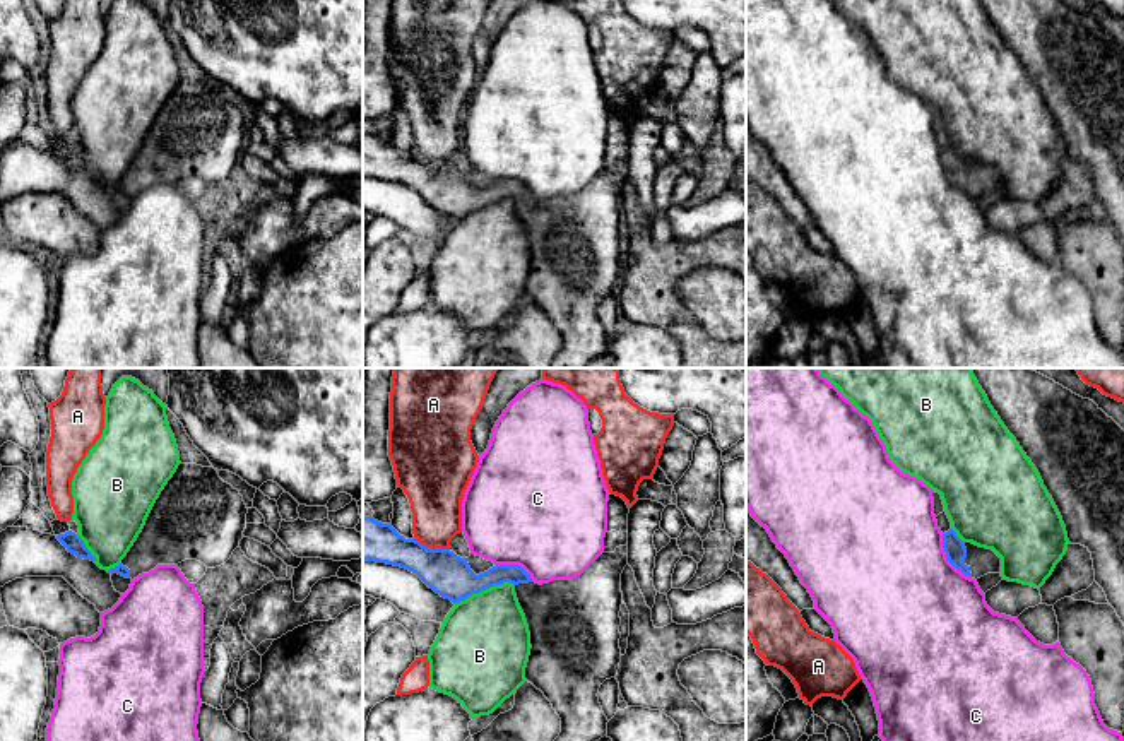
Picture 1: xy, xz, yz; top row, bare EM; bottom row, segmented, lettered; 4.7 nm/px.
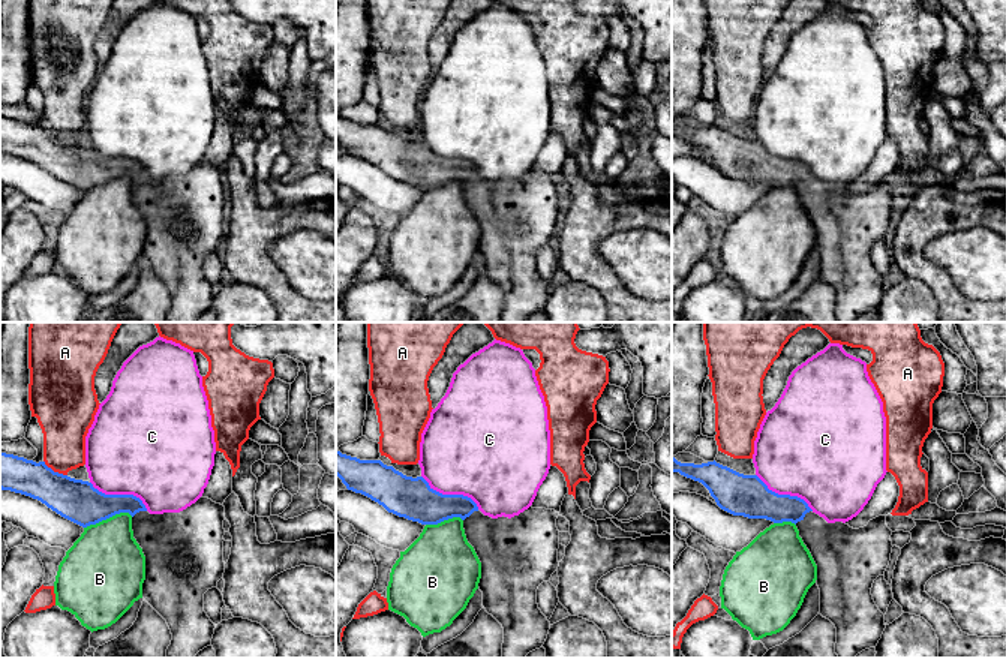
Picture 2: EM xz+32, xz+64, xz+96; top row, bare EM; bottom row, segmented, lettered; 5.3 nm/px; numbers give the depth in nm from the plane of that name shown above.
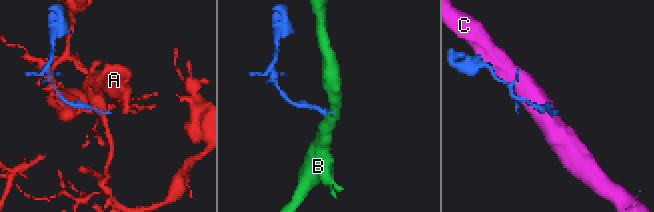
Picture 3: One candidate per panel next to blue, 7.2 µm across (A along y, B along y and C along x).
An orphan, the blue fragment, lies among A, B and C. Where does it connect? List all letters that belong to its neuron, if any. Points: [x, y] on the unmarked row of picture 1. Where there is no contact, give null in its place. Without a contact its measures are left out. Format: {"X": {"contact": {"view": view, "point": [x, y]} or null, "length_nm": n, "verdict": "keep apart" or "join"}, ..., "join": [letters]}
{"A": {"contact": {"view": "xz", "point": [430, 165]}, "length_nm": 180, "verdict": "keep apart"}, "B": {"contact": {"view": "xz", "point": [485, 206]}, "length_nm": 300, "verdict": "keep apart"}, "C": {"contact": {"view": "yz", "point": [946, 173]}, "length_nm": 260, "verdict": "keep apart"}, "join": []}

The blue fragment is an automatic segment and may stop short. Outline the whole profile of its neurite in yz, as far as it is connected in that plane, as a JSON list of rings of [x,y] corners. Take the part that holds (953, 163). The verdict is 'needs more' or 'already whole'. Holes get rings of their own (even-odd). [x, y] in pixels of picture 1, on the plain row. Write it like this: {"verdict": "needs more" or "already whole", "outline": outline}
{"verdict": "needs more", "outline": [[[953,145],[943,151],[943,166],[948,178],[970,195],[1001,188],[1001,175],[992,166],[963,159]]]}

